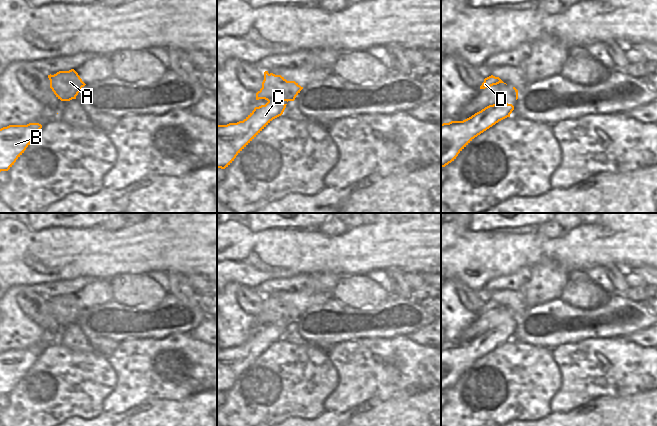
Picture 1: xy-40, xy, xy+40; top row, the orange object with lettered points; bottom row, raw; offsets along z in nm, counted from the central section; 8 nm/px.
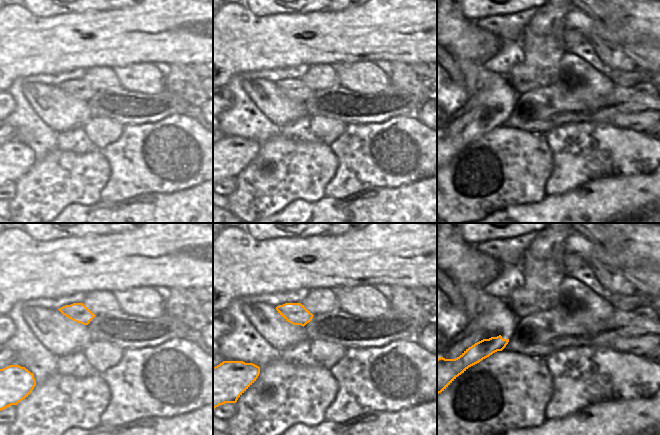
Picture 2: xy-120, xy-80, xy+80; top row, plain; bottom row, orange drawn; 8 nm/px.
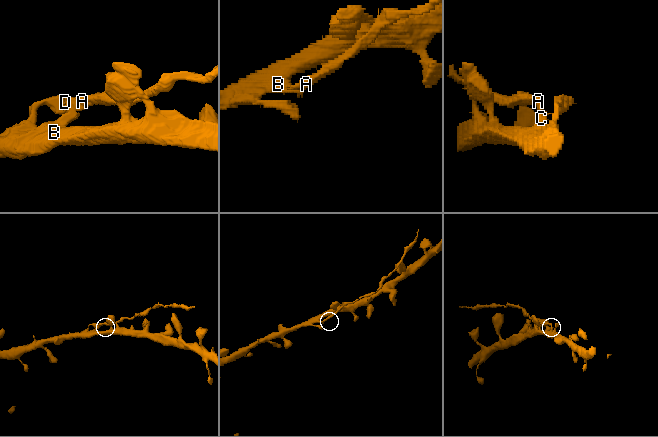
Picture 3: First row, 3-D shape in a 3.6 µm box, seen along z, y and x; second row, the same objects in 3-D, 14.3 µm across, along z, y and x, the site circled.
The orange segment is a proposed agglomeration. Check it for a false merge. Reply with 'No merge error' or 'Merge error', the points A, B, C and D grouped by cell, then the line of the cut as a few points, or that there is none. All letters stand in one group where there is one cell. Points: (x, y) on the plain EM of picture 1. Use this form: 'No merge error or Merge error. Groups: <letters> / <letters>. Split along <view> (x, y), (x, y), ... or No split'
Merge error. Groups: A D / B C. Split along xy (268, 324), (280, 324), (282, 326)

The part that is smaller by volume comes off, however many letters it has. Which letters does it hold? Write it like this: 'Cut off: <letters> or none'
Cut off: A, D

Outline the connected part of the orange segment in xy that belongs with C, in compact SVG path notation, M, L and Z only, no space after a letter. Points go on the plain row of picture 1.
M268 325L255 331L243 345L217 349L217 392L228 391L273 343L283 338L286 329L282 325Z

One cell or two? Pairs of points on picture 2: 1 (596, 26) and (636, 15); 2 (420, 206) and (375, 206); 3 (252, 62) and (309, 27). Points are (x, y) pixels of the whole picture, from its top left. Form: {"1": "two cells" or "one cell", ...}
{"1": "one cell", "2": "one cell", "3": "one cell"}

